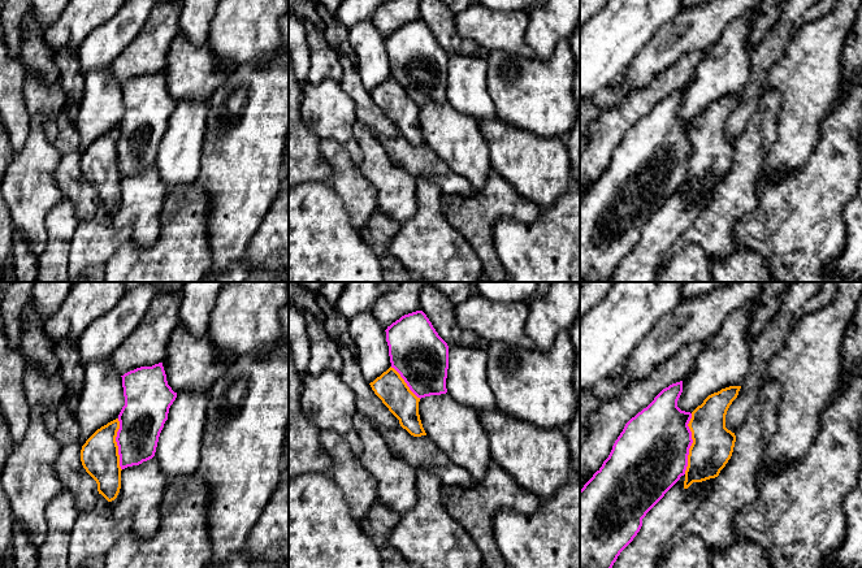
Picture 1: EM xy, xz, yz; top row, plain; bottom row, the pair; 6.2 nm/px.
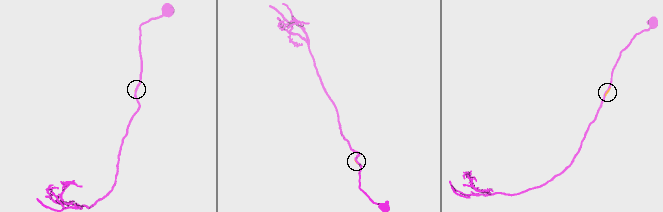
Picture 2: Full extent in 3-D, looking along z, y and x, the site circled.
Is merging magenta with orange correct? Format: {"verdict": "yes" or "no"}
{"verdict": "no"}

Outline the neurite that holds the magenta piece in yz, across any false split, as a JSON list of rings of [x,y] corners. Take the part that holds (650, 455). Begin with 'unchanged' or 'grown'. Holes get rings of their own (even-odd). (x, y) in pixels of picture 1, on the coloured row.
unchanged; [[[683,381],[672,383],[632,417],[608,458],[580,490],[580,568],[612,568],[646,513],[685,474],[693,439],[688,426],[692,413],[677,407],[681,393]]]

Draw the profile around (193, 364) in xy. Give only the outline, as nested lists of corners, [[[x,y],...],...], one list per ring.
[[[179,324],[168,342],[163,367],[174,393],[208,394],[231,361],[233,357],[212,344],[207,333],[192,335]]]

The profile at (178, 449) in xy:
[[[178,393],[160,433],[156,460],[168,484],[194,476],[200,464],[208,394]]]

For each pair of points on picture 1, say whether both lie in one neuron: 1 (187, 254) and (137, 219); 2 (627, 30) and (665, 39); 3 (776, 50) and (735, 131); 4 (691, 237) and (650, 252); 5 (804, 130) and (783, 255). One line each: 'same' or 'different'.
1: different
2: different
3: same
4: different
5: different

